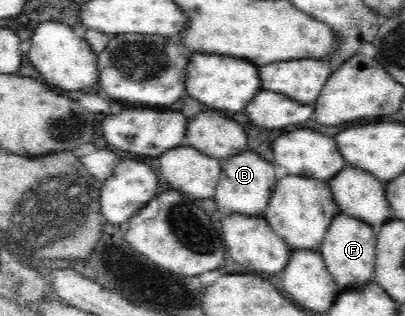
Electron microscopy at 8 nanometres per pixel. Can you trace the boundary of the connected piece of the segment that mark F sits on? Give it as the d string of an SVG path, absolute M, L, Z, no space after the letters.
M343 213L334 216L318 251L339 290L356 288L372 280L376 258L375 244L376 235L369 224Z

